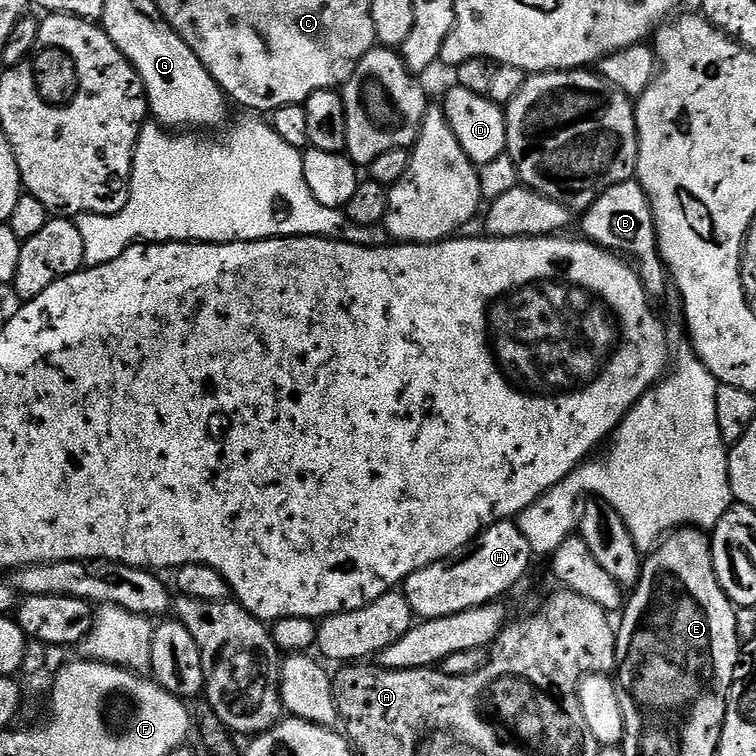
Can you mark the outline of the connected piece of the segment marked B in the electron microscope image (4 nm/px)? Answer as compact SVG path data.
M630 179L606 189L581 215L583 237L609 251L620 251L638 260L638 272L643 288L651 299L658 300L669 285L667 268L657 246L656 223L648 196L639 181Z

